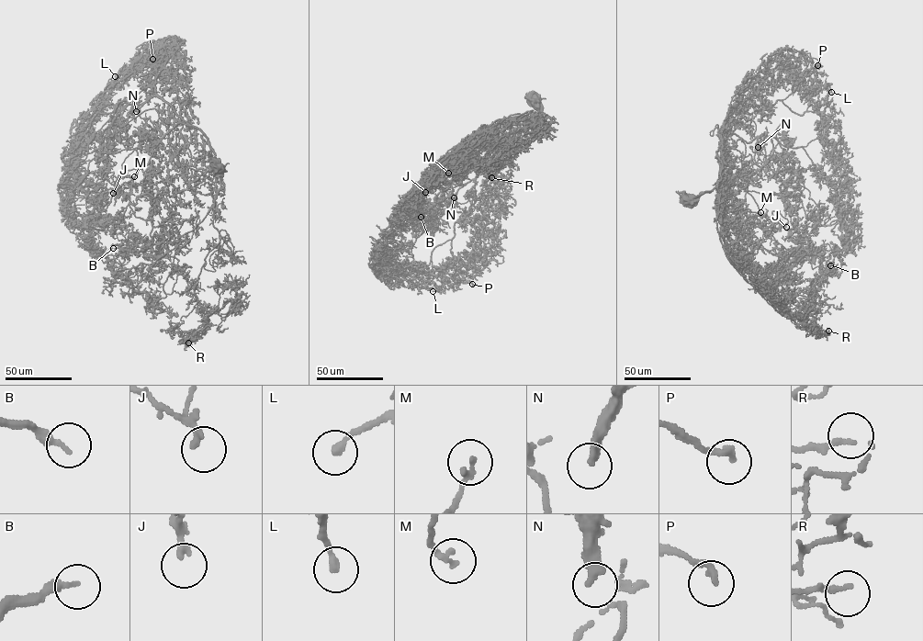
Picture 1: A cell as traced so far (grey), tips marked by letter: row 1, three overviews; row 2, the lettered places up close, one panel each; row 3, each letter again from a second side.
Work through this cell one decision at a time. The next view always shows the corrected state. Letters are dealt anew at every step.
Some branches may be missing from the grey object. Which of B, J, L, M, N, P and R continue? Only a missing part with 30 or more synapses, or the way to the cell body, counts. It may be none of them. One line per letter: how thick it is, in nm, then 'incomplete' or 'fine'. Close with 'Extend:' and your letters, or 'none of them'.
B: calibre 240 nm; fine
J: calibre 240 nm; fine
L: calibre 240 nm; fine
M: calibre 200 nm; fine
N: calibre 280 nm; fine
P: calibre 220 nm; fine
R: calibre 180 nm; fine
Extend: none of them

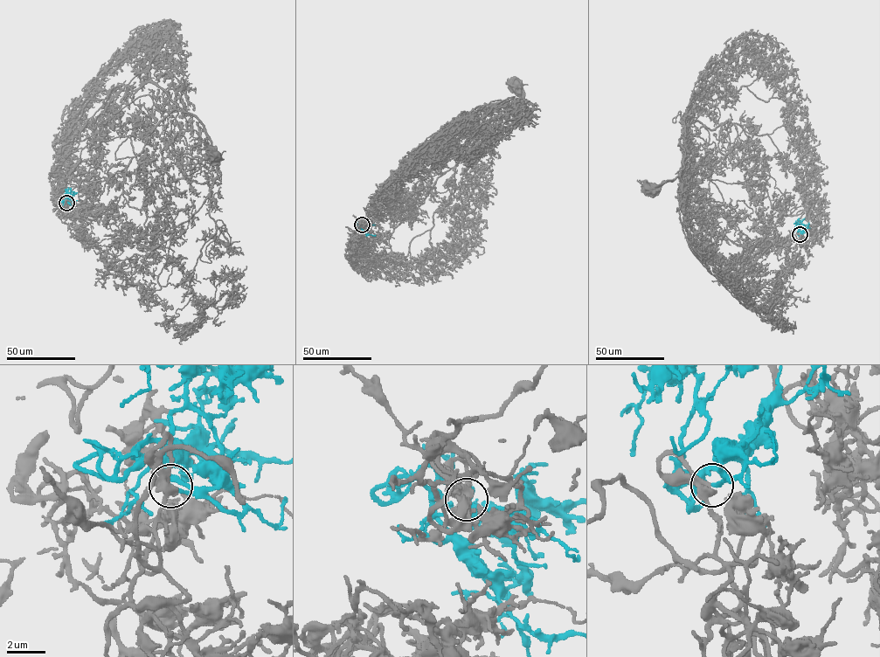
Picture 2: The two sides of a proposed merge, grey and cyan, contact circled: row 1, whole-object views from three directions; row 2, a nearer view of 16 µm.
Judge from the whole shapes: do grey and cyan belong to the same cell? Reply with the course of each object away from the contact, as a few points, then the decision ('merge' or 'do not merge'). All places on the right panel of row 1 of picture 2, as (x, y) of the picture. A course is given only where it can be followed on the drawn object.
grey via (800, 234), (781, 247), (749, 238), (700, 197), (692, 171), (685, 184), (682, 175), (649, 190) | cyan via (800, 234), (795, 223) | merge

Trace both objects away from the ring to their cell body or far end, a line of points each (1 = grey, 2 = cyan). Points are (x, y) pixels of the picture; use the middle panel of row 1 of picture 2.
1: (362, 224), (391, 176), (425, 146), (444, 136), (459, 140), (495, 117), (511, 121), (520, 101), (514, 84)
2: (362, 224), (373, 224)

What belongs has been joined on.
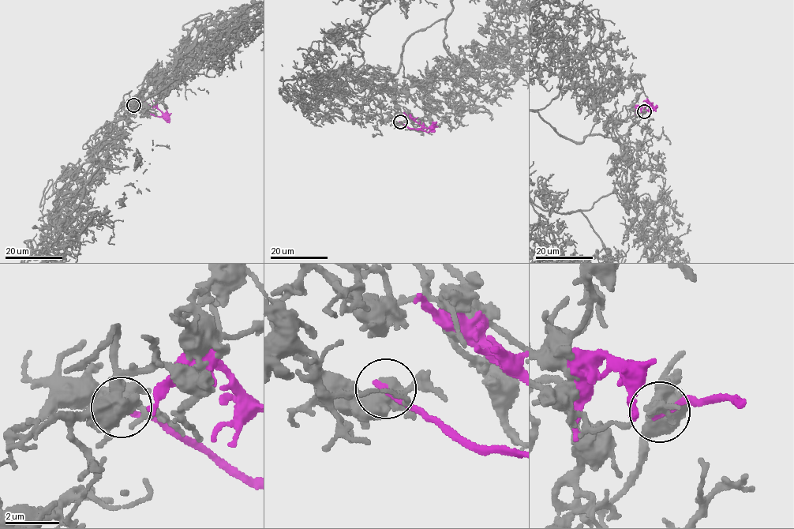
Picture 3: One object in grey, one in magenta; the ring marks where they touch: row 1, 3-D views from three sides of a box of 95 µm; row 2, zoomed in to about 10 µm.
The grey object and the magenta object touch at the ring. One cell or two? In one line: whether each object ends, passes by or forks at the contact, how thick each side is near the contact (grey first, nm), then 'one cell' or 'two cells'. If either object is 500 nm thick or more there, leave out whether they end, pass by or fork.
grey forks; magenta ends; calibres 440 and 280 nm; two cells

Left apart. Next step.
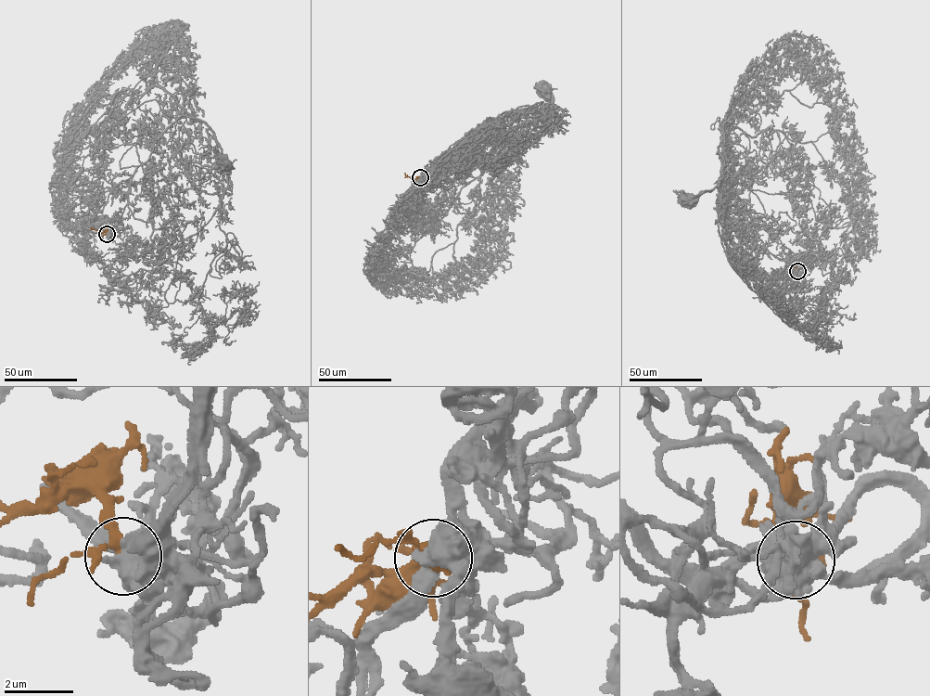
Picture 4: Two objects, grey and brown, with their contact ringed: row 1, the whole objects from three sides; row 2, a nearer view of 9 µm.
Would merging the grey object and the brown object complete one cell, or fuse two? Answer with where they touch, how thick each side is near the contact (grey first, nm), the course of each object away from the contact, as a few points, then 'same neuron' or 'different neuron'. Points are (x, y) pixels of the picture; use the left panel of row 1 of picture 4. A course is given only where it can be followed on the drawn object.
place (107, 234); calibres 600 and 240 nm; course grey (107, 234), (127, 204), (135, 203), (142, 186), (144, 192), (156, 196), (177, 161), (222, 165); course brown (107, 234), (90, 226); different neuron

